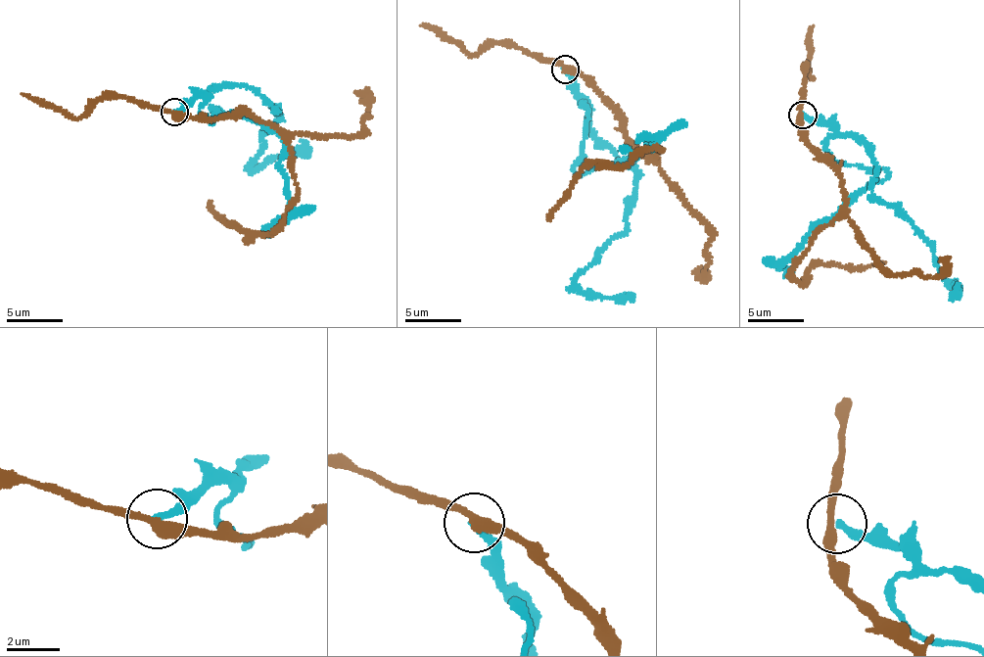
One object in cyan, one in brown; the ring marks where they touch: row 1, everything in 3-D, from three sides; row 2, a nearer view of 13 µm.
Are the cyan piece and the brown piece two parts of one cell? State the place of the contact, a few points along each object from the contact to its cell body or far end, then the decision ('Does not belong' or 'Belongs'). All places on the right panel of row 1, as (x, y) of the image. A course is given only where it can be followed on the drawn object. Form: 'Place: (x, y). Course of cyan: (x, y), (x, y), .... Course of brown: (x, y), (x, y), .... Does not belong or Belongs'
Place: (803, 115). Course of cyan: (802, 114), (865, 144), (875, 167), (874, 194), (933, 248), (933, 264), (958, 286), (955, 293). Course of brown: (802, 114), (800, 129), (828, 157), (845, 204), (792, 269), (793, 279), (804, 283), (820, 263), (885, 262). Does not belong

